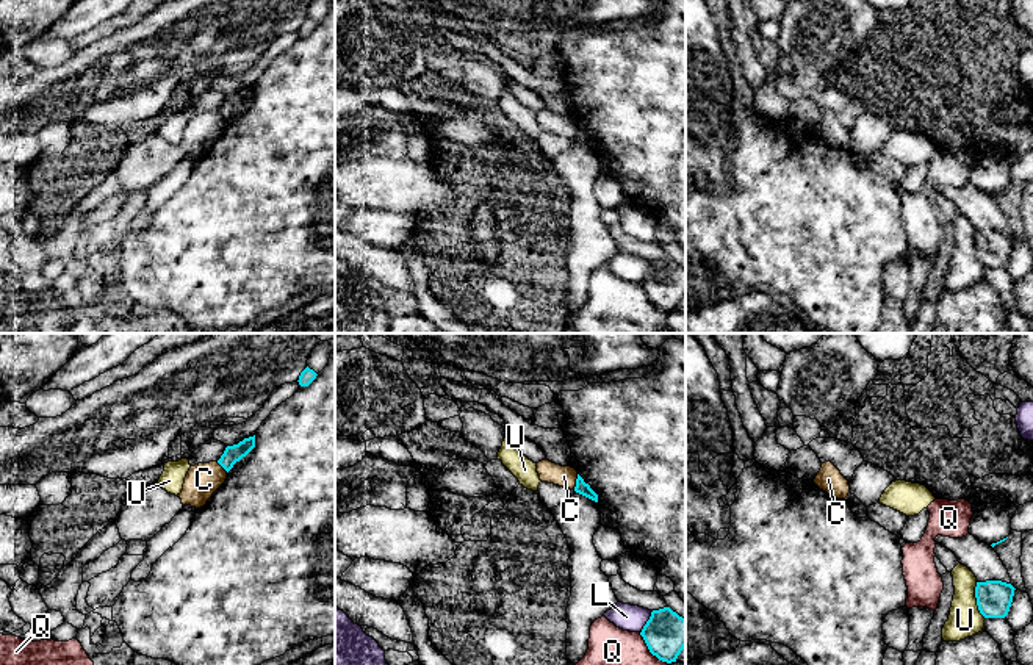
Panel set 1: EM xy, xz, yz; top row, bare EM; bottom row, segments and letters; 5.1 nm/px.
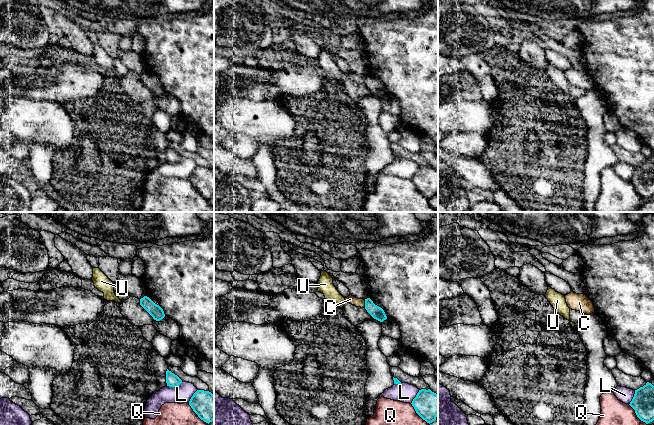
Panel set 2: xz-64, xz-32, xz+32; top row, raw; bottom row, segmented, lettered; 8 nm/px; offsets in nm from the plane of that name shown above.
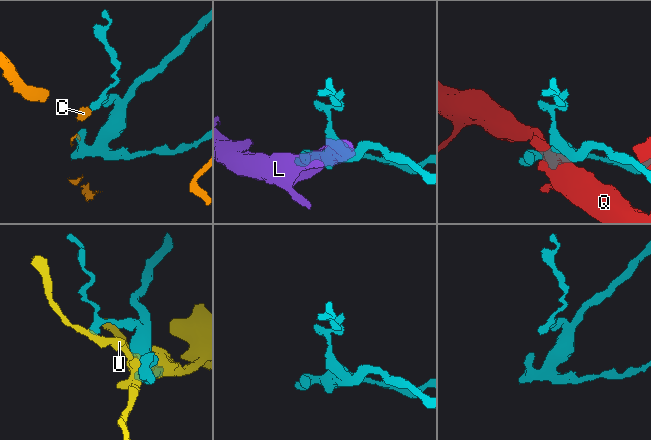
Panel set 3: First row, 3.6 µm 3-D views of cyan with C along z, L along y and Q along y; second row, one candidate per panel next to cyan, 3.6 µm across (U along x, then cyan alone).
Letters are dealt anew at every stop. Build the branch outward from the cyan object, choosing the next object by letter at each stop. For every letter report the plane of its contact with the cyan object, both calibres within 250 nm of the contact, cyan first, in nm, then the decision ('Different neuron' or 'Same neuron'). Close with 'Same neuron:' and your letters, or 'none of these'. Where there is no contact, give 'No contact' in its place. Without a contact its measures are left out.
C: Touches cyan in xz. Thickness 70 nm (cyan) against 110 nm. Different neuron
L: Touches cyan in xz. Thickness 220 nm (cyan) against 140 nm. Different neuron
Q: Touches cyan in xz. Thickness 220 nm (cyan) against 440 nm. Different neuron
U: Touches cyan in yz. Thickness 180 nm (cyan) against 170 nm. Different neuron
Same neuron: none of these

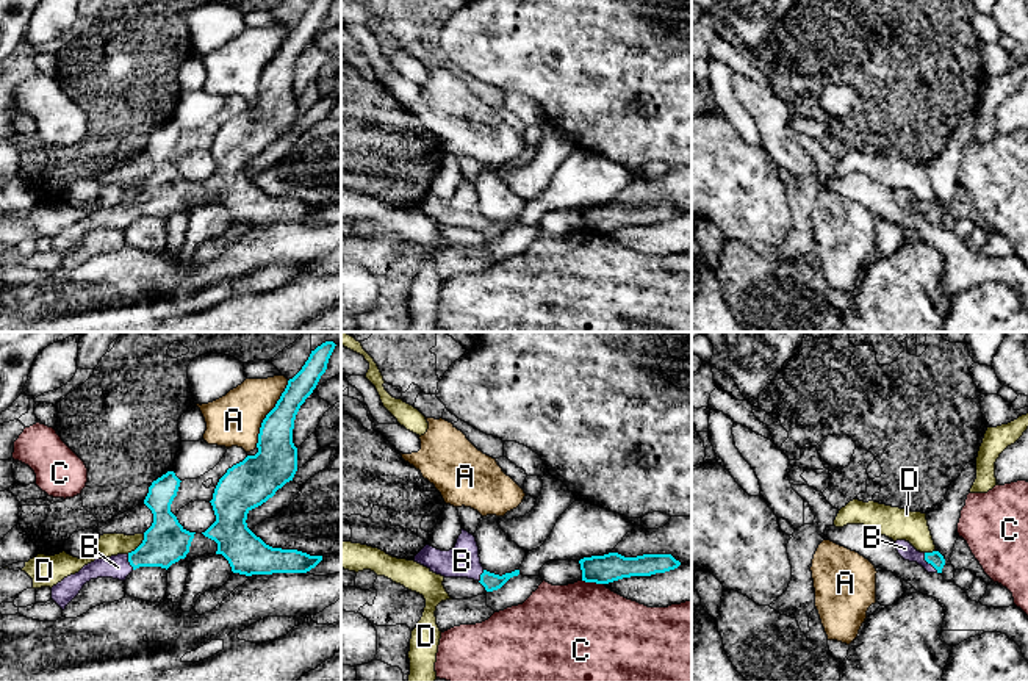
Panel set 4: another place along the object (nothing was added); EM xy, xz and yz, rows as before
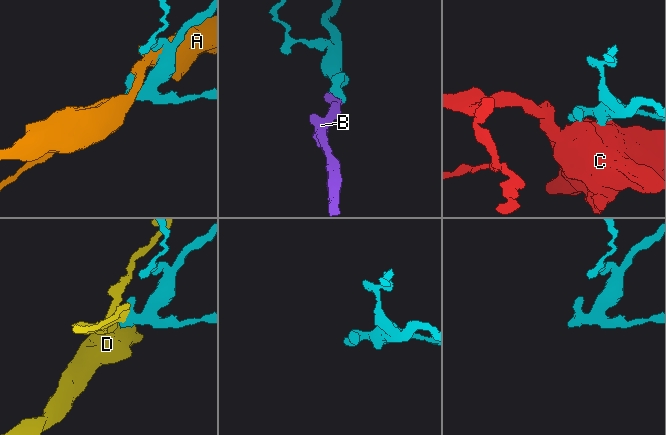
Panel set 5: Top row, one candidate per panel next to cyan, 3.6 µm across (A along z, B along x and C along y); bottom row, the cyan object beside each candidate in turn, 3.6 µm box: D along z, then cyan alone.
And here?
A: Touches cyan in xy. Thickness 220 nm (cyan) against 280 nm. Different neuron
B: Touches cyan in yz. Thickness 80 nm (cyan) against 80 nm. Same neuron
C: Touches cyan in xz. Thickness 150 nm (cyan) against 480 nm. Different neuron
D: Touches cyan in xy. Thickness 220 nm (cyan) against 110 nm. Different neuron
Same neuron: B

